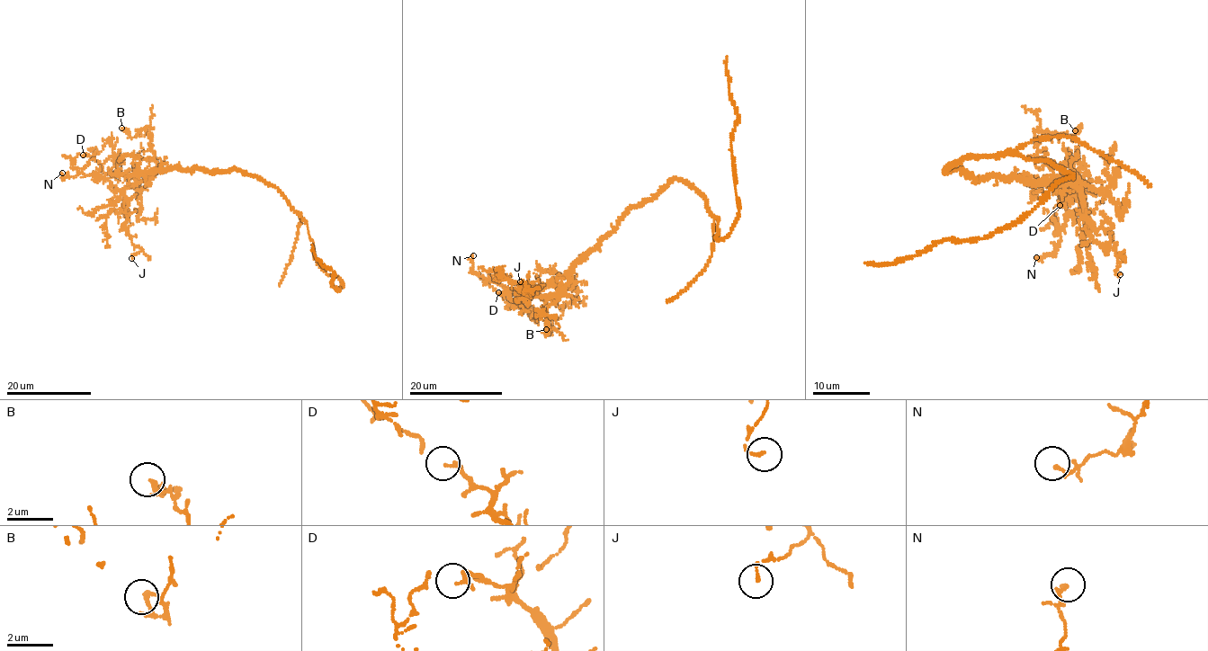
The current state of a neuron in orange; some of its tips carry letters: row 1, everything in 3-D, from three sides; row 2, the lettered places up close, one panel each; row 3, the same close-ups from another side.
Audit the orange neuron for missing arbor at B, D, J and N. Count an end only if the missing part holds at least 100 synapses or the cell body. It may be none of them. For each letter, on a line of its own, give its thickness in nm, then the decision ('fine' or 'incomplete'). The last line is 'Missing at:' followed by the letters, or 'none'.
B: calibre 150 nm; fine
D: calibre 140 nm; fine
J: calibre 120 nm; fine
N: calibre 170 nm; fine
Missing at: none

